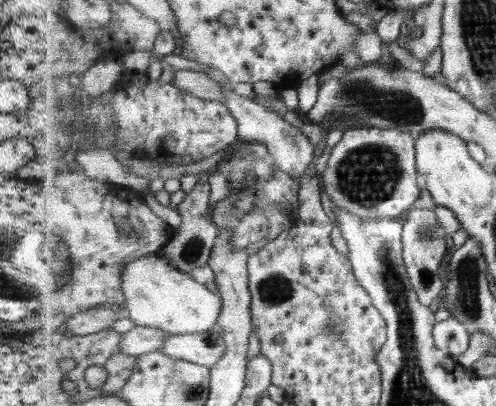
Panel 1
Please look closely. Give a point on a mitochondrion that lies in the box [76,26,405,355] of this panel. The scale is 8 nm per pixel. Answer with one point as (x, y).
(272, 289)

